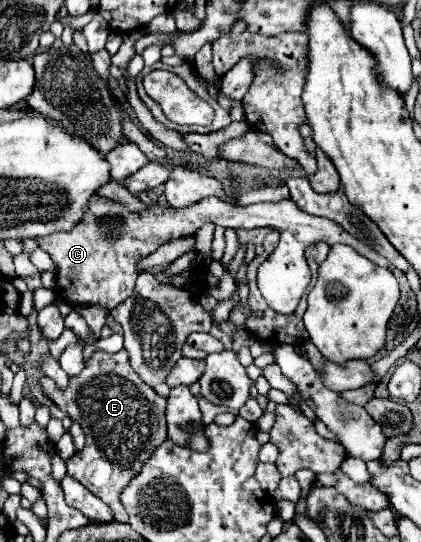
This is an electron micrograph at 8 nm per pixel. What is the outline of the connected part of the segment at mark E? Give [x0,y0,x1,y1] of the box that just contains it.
[40,349,166,523]

